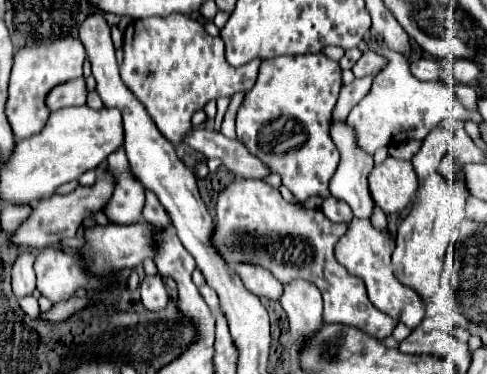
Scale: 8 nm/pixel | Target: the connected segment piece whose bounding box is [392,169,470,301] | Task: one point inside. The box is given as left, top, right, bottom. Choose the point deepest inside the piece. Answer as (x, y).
(424, 236)

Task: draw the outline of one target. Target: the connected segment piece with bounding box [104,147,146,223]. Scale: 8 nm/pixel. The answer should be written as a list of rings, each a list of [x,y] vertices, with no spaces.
[[[124,147],[116,149],[112,157],[108,157],[108,167],[116,169],[120,173],[120,181],[116,181],[116,191],[112,195],[112,201],[104,207],[104,213],[112,223],[136,223],[140,221],[142,207],[144,207],[144,187],[134,177]]]

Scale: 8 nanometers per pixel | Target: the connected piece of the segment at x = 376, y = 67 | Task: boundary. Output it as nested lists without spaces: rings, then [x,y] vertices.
[[[366,51],[360,57],[360,61],[352,67],[352,73],[356,77],[366,77],[366,75],[370,75],[374,71],[380,71],[384,65],[386,65],[386,57],[380,57],[378,53],[372,53],[372,51]]]

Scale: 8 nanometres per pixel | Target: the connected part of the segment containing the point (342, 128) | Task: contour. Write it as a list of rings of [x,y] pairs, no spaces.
[[[334,121],[332,127],[330,127],[330,137],[332,137],[332,141],[336,143],[336,147],[340,151],[338,171],[334,173],[334,177],[330,181],[332,197],[338,197],[338,199],[346,201],[352,207],[354,217],[370,217],[374,201],[372,201],[370,191],[368,191],[368,175],[374,167],[374,159],[372,159],[370,153],[364,153],[360,149],[360,145],[356,145],[356,133],[346,121]]]

